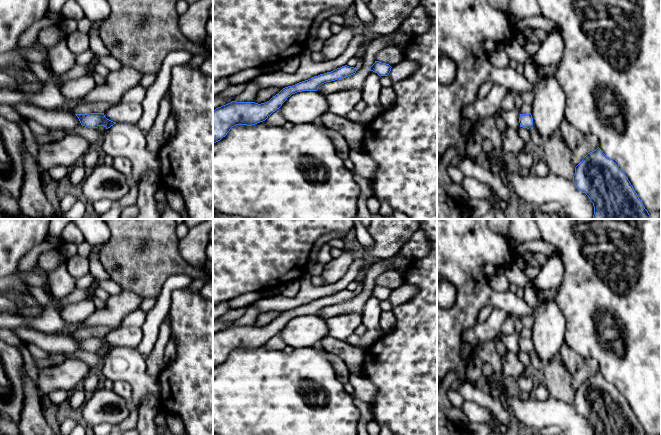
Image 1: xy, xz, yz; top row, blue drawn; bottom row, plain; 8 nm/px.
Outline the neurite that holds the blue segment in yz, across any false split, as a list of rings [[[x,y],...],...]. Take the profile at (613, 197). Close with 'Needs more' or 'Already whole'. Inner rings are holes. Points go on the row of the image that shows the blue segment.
[[[599,147],[575,167],[573,182],[593,203],[592,219],[650,219],[625,173]]]. Already whole

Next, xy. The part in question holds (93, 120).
[[[90,113],[90,114],[75,114],[81,125],[88,128],[97,128],[98,126],[104,126],[106,129],[110,128],[116,122],[107,119],[104,113]]]. Already whole

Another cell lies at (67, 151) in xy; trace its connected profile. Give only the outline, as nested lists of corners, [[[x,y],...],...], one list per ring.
[[[65,135],[62,139],[39,146],[39,169],[47,173],[52,167],[62,165],[72,167],[78,163],[94,144],[81,136]]]

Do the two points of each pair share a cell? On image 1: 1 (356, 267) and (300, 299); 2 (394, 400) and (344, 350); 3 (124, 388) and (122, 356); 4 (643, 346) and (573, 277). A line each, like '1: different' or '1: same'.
1: same
2: different
3: different
4: same

